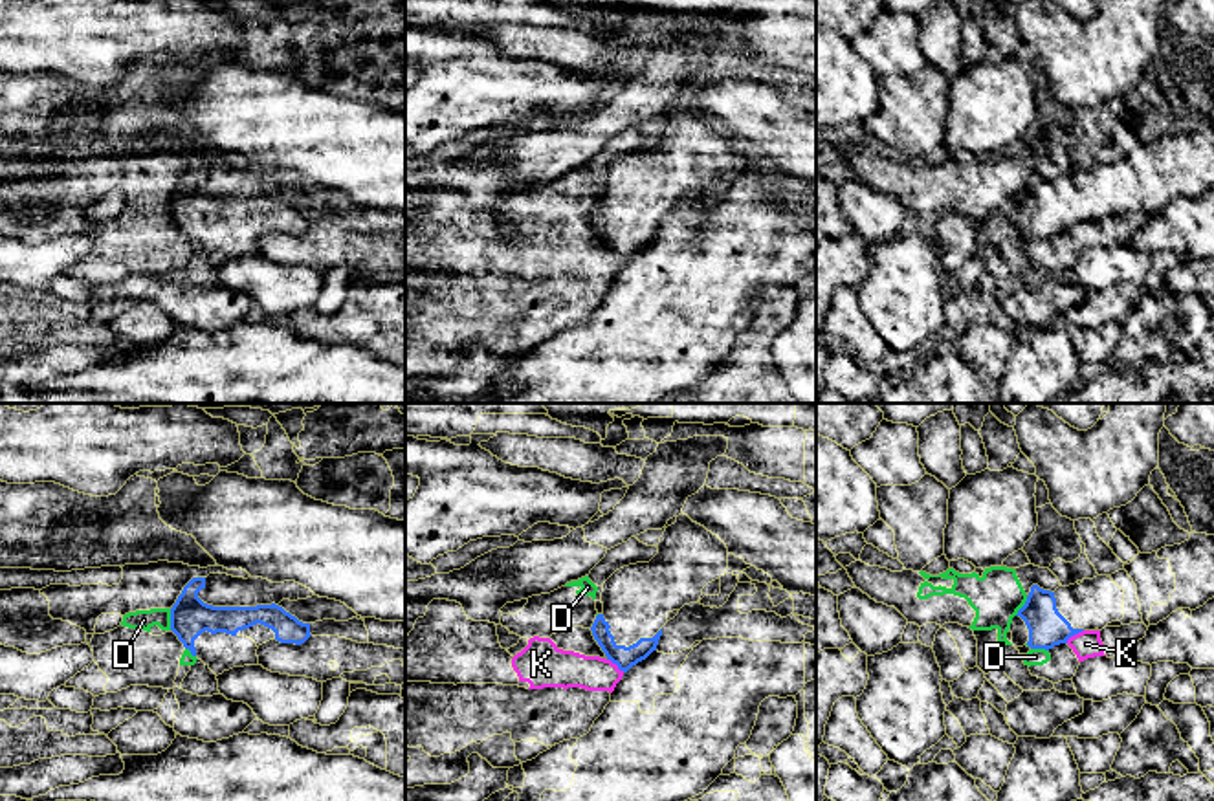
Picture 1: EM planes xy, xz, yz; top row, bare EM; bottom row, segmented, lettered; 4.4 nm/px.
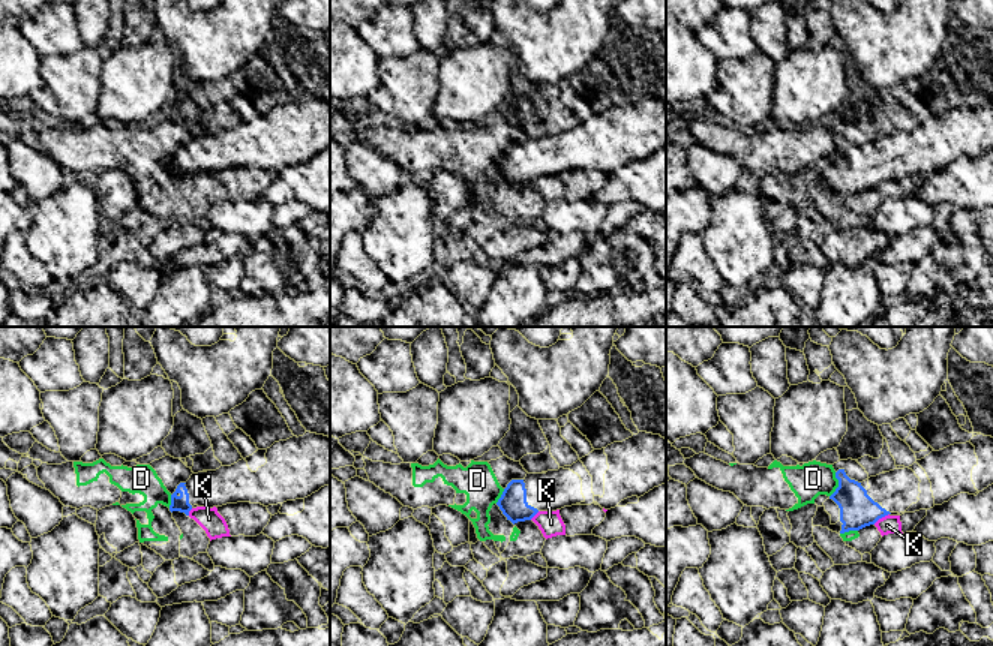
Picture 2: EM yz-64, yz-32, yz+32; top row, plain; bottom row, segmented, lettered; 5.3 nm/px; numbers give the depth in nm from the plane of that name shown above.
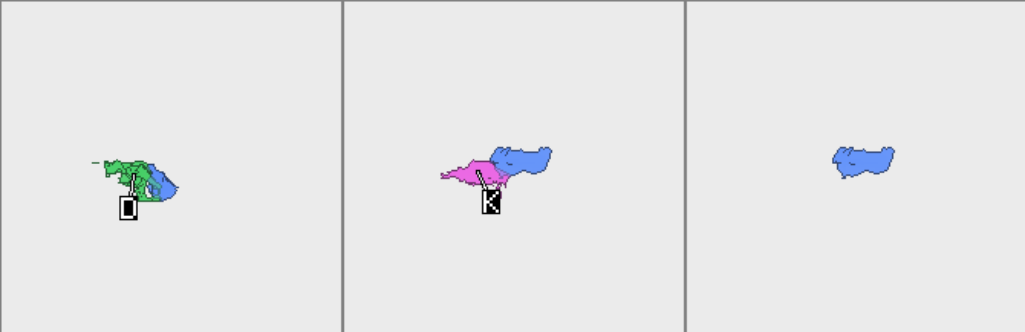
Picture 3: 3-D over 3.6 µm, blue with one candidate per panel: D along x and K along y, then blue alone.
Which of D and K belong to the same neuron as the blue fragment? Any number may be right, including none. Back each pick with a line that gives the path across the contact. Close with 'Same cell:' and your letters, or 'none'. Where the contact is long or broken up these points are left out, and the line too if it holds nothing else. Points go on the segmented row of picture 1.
Same cell: none

